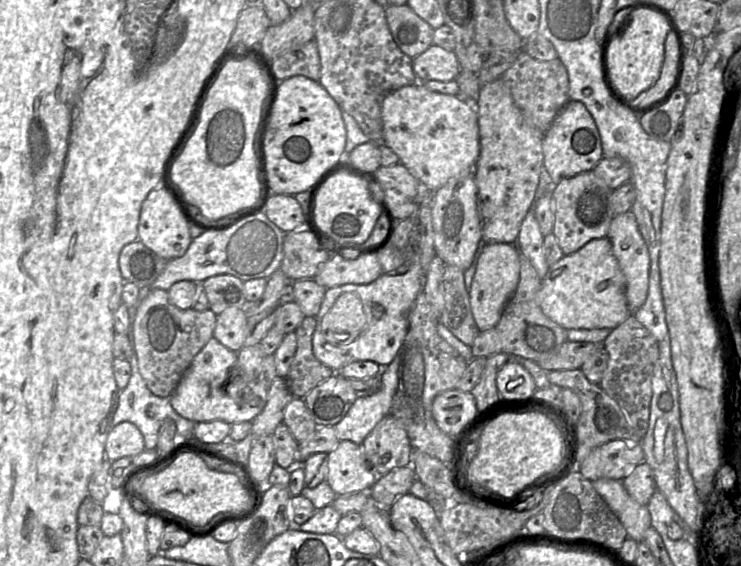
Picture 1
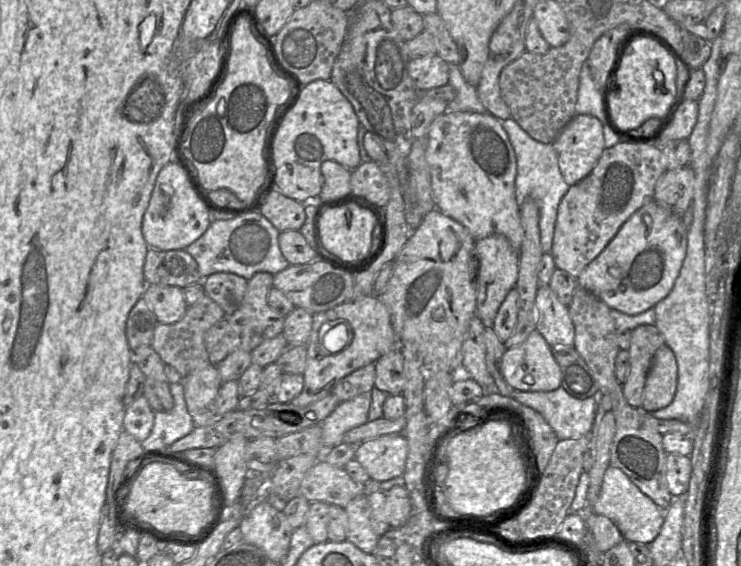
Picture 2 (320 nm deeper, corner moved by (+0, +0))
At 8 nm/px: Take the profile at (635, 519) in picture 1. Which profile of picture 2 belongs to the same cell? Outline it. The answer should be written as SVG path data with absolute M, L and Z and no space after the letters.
M611 465L604 474L601 492L591 504L591 509L612 520L623 539L628 542L650 544L658 536L664 523L661 510L654 501L642 493L622 470Z

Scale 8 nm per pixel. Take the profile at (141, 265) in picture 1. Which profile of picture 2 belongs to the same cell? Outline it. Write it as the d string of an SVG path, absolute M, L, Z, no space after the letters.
M149 248L143 274L146 284L179 288L202 281L196 260L186 250L160 251Z

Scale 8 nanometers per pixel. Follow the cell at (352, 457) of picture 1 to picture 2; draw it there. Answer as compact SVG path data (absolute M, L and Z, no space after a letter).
M389 434L360 443L354 459L363 466L372 481L383 482L403 475L407 452L408 443L403 434Z

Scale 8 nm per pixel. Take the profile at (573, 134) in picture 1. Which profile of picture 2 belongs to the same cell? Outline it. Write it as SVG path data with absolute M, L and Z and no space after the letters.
M576 114L552 145L564 180L574 185L590 174L605 149L602 123L592 115Z

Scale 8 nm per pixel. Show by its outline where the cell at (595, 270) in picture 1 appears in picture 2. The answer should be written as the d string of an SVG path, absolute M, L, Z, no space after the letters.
M654 199L647 200L624 222L604 250L583 269L576 278L577 285L592 292L611 309L625 314L636 315L653 308L672 290L687 253L687 230L681 216Z

